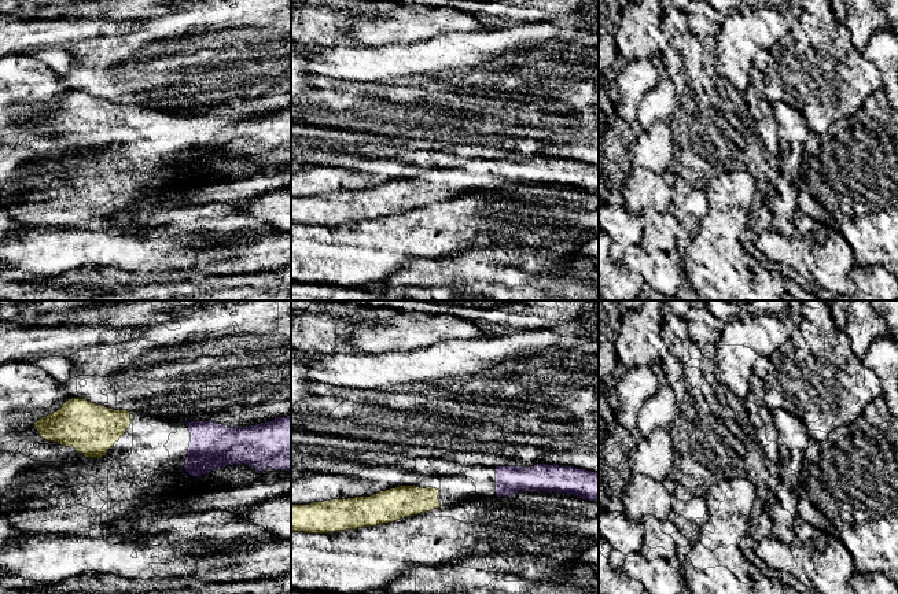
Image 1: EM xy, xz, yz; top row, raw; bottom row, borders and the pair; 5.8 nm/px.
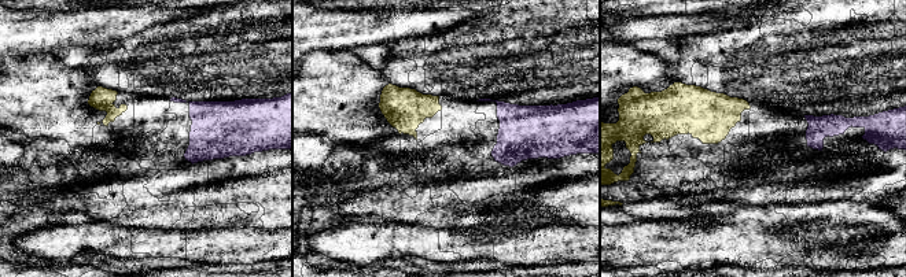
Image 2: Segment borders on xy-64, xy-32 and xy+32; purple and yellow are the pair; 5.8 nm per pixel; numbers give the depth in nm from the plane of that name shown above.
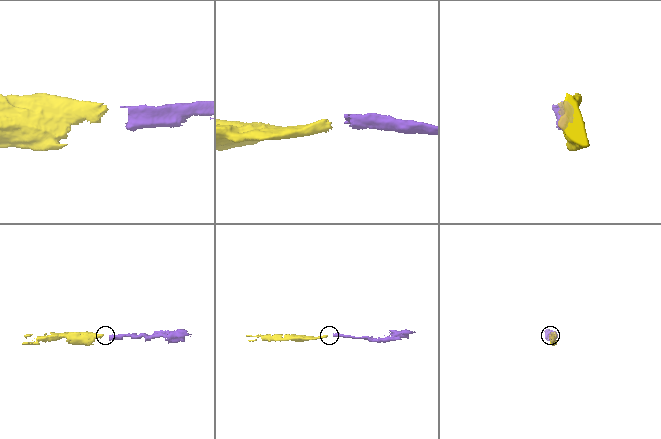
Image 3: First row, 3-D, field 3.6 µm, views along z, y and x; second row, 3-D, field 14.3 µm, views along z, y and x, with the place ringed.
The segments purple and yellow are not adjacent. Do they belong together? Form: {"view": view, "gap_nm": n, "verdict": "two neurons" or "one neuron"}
{"view": "xz", "gap_nm": 340, "verdict": "one neuron"}

